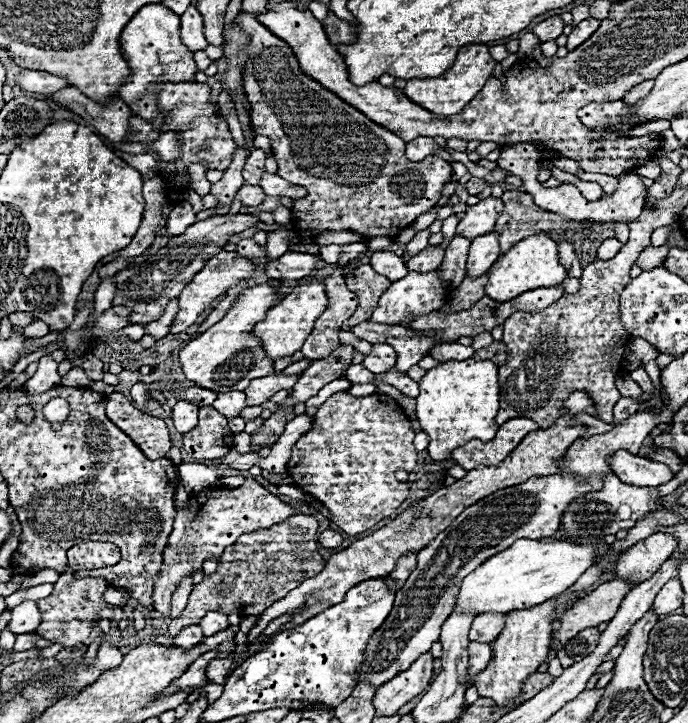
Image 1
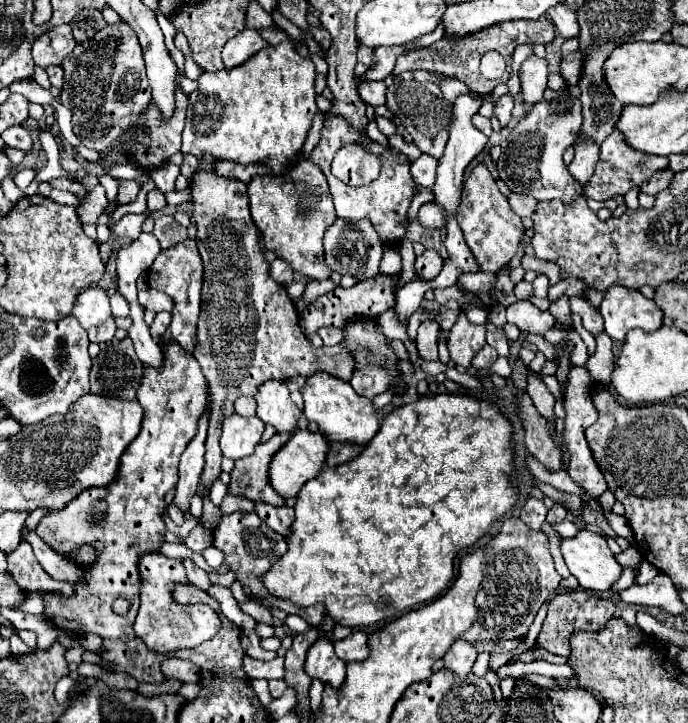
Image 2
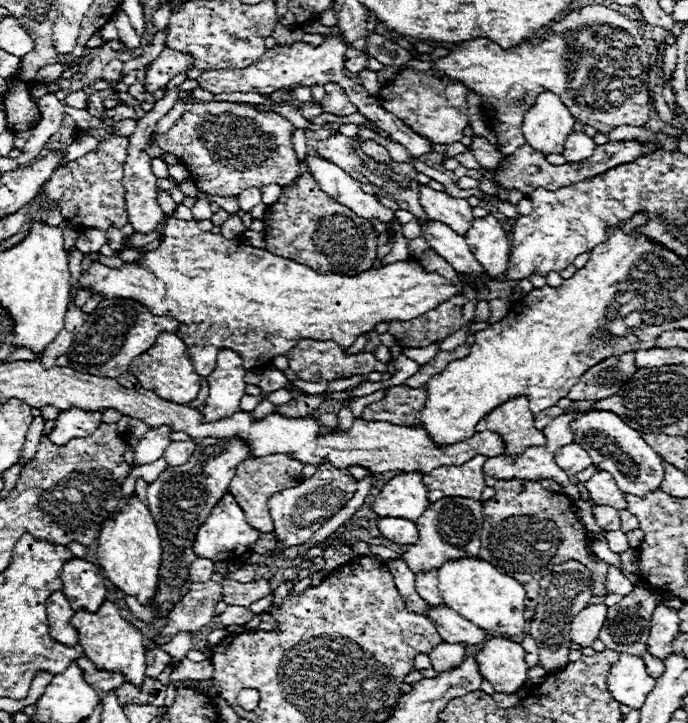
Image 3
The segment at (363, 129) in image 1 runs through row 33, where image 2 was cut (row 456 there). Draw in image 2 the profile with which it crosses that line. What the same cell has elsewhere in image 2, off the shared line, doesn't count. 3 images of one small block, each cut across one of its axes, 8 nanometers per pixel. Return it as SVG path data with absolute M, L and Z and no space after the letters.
M276 434L272 440L260 442L250 456L236 460L230 472L228 492L234 496L248 498L252 502L268 502L270 506L284 506L284 498L278 496L268 484L268 464L272 454L290 436L292 434Z

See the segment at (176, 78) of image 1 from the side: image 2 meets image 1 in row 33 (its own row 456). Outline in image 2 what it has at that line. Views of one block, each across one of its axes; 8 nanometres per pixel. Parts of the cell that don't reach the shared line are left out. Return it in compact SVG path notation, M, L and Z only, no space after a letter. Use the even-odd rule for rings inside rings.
M172 342L170 346L164 348L164 366L160 370L152 370L146 366L144 376L142 376L142 384L138 388L138 402L144 408L144 418L142 418L142 430L136 436L136 440L128 446L128 450L124 452L124 456L120 458L120 472L118 478L106 486L106 488L90 488L84 490L80 496L76 496L66 508L52 512L48 516L44 516L38 526L36 526L36 534L48 544L52 546L58 554L62 554L68 562L80 566L76 562L76 558L72 558L72 554L76 554L76 550L80 550L80 546L92 546L96 550L96 560L90 566L80 566L84 572L82 582L72 584L74 588L74 596L64 596L62 592L52 592L52 594L44 594L42 598L46 600L44 606L44 616L48 620L52 620L52 624L60 630L72 632L72 634L86 634L86 632L94 632L104 640L102 652L100 652L100 660L108 664L108 672L124 672L134 676L138 682L150 682L150 684L162 684L166 682L166 676L160 670L160 664L168 658L166 654L156 654L150 652L144 642L140 638L136 638L132 624L140 606L140 572L138 572L138 562L144 554L150 552L160 552L160 546L164 544L164 510L166 510L166 502L164 496L168 490L172 490L178 482L178 460L182 456L182 452L186 450L190 438L196 434L196 426L198 426L198 418L204 414L206 410L206 378L200 370L200 364L196 362L196 358L192 354L188 354L186 350L182 350L176 342ZM116 598L126 598L130 602L130 608L124 616L116 614L112 610L112 604Z

